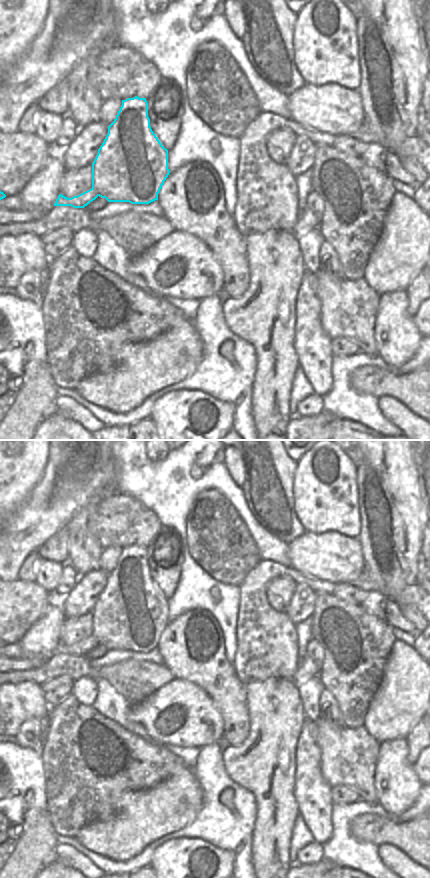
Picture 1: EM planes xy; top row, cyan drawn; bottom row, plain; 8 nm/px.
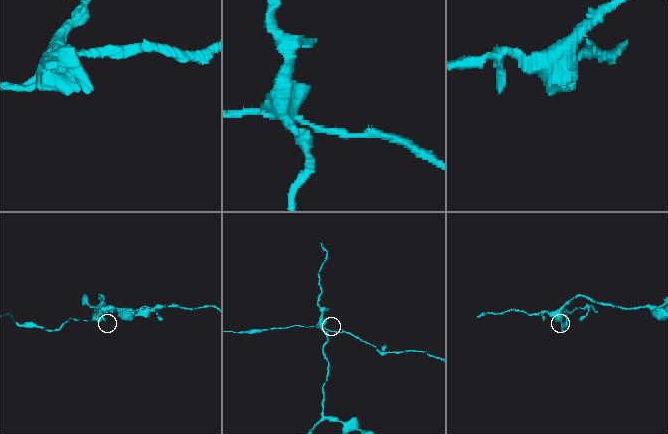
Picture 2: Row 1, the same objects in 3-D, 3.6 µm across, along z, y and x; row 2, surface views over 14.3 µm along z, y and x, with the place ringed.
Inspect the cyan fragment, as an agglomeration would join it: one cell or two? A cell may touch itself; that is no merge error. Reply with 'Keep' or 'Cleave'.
Cleave

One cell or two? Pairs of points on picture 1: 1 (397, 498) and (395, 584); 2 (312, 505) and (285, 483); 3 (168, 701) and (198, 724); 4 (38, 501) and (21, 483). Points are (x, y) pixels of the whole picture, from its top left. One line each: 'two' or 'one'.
1: one
2: two
3: one
4: two

